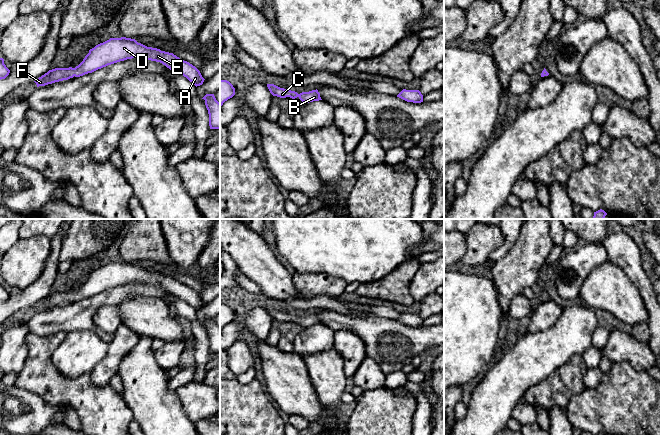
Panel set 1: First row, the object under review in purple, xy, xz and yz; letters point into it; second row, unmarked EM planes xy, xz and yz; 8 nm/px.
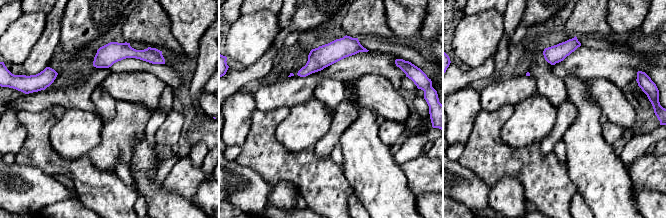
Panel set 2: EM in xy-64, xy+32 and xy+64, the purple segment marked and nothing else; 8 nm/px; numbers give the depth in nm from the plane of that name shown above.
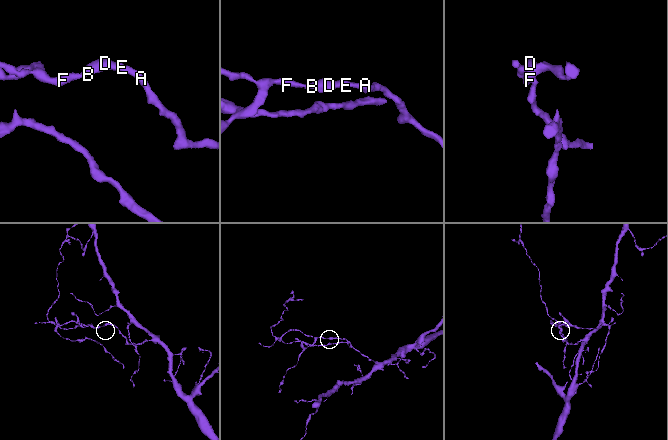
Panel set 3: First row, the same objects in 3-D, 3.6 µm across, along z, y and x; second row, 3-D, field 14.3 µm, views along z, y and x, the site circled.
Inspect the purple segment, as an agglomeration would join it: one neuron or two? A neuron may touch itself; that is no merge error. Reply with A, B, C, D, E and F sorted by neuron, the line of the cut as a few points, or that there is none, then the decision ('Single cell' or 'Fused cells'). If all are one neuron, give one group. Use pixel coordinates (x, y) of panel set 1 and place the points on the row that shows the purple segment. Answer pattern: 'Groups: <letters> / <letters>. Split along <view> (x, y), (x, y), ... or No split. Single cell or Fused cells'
Groups: A B C D E F. No split. Single cell

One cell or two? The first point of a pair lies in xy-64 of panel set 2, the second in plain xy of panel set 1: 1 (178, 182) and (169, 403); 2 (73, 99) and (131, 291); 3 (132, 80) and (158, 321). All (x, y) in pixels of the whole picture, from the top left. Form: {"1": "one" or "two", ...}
{"1": "two", "2": "one", "3": "one"}

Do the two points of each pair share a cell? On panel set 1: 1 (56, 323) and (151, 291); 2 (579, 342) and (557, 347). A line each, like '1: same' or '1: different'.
1: same
2: same

